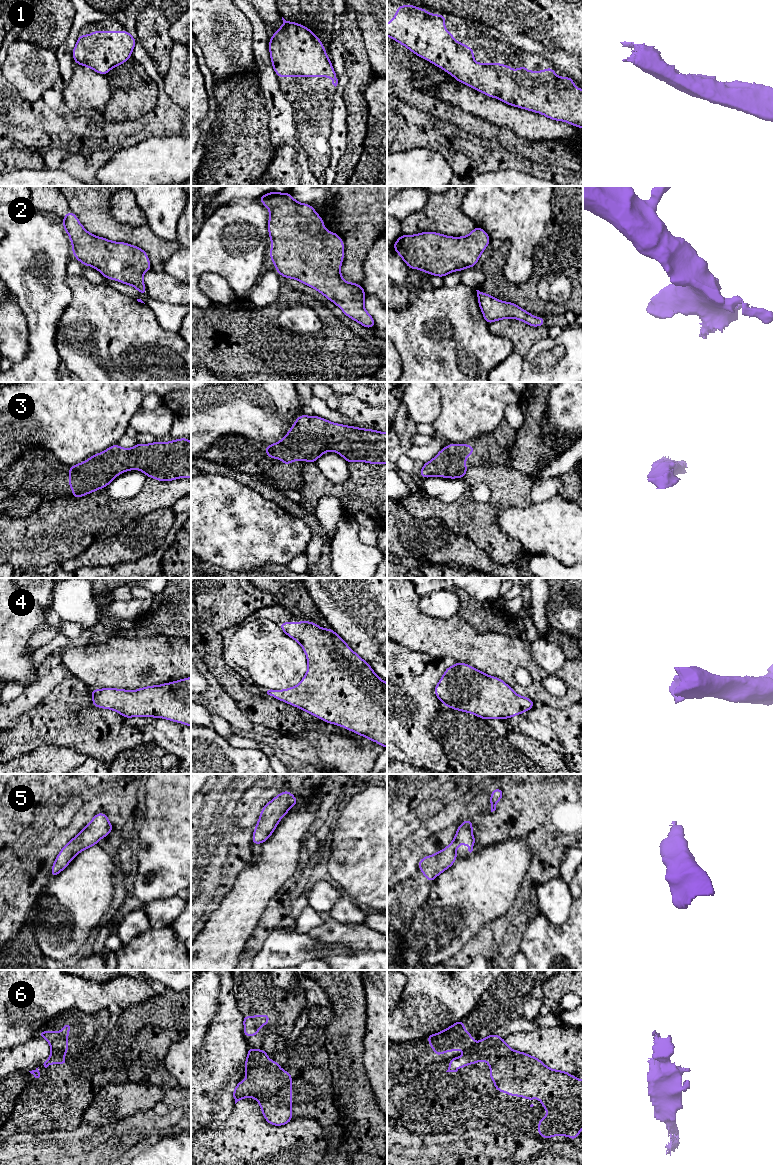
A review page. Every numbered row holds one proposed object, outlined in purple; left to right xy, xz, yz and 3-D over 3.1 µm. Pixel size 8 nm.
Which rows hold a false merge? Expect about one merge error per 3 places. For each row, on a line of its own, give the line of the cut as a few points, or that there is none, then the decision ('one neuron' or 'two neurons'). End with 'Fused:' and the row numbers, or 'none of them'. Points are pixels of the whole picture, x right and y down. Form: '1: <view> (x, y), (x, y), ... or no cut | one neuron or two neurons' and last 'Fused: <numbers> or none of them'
1: no cut | one neuron
2: no cut | one neuron
3: no cut | one neuron
4: no cut | one neuron
5: no cut | one neuron
6: xy (66, 1048), (52, 1050) | two neurons
Fused: 6

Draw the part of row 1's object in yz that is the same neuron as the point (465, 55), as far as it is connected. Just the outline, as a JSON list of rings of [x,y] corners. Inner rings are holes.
[[[397,5],[398,11],[395,13],[394,20],[388,20],[387,36],[407,47],[417,56],[424,58],[432,64],[452,75],[457,81],[472,87],[476,91],[485,95],[497,98],[508,105],[526,109],[543,114],[549,119],[564,121],[571,125],[583,129],[583,89],[577,89],[571,77],[557,77],[554,68],[547,67],[545,71],[527,71],[526,66],[519,66],[513,71],[509,65],[501,63],[475,63],[474,50],[466,46],[466,43],[459,43],[452,38],[452,32],[445,30],[446,16],[431,14],[424,8],[416,8],[414,5]]]

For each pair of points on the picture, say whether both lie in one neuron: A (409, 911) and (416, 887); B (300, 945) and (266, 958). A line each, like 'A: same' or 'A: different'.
A: same
B: same

